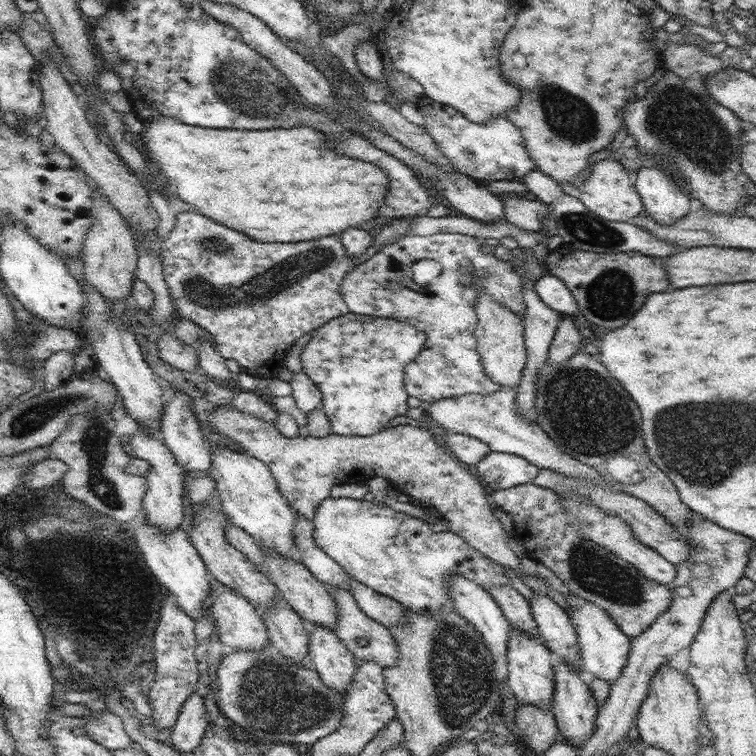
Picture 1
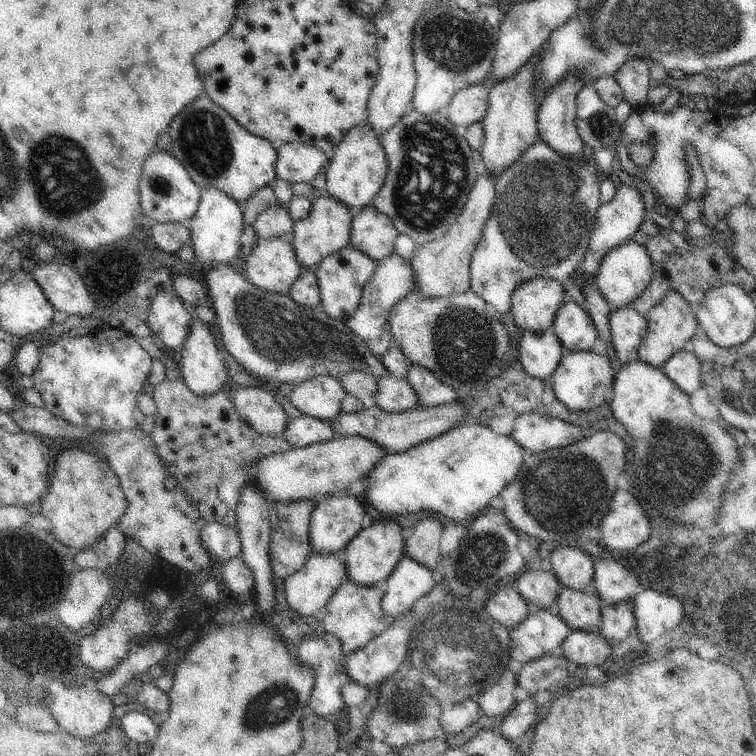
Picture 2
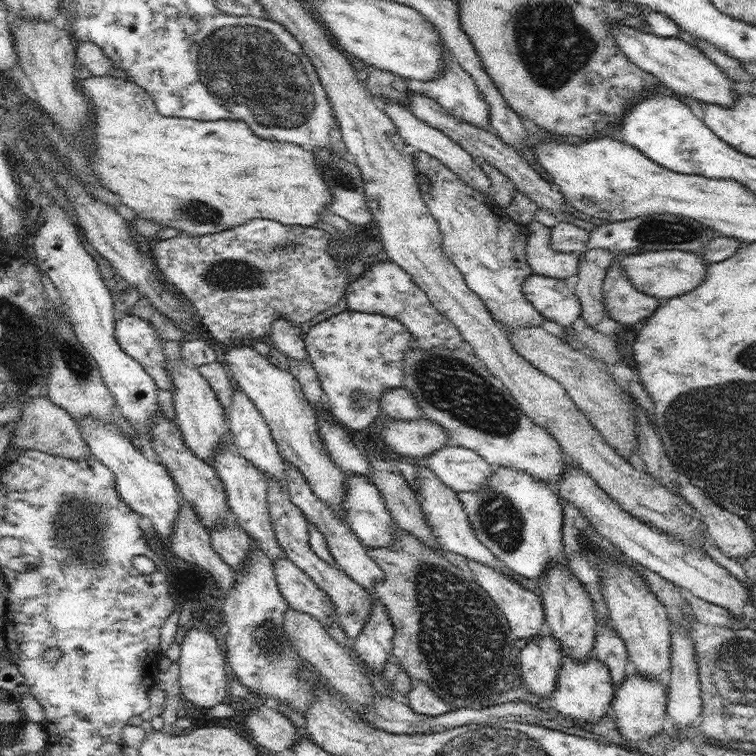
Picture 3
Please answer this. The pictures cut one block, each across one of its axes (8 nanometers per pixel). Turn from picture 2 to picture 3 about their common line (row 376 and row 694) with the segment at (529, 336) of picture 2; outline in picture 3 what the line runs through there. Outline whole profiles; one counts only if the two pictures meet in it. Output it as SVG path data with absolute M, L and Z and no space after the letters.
M536 636L520 654L520 674L532 694L550 698L560 666L566 662L560 643L552 636Z

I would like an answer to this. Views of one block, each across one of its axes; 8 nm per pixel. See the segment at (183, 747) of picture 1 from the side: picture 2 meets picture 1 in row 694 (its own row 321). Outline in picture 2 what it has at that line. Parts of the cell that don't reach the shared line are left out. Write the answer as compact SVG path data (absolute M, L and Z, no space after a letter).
M194 316L183 346L181 376L197 395L225 388L227 369L218 356L214 335L206 323Z

